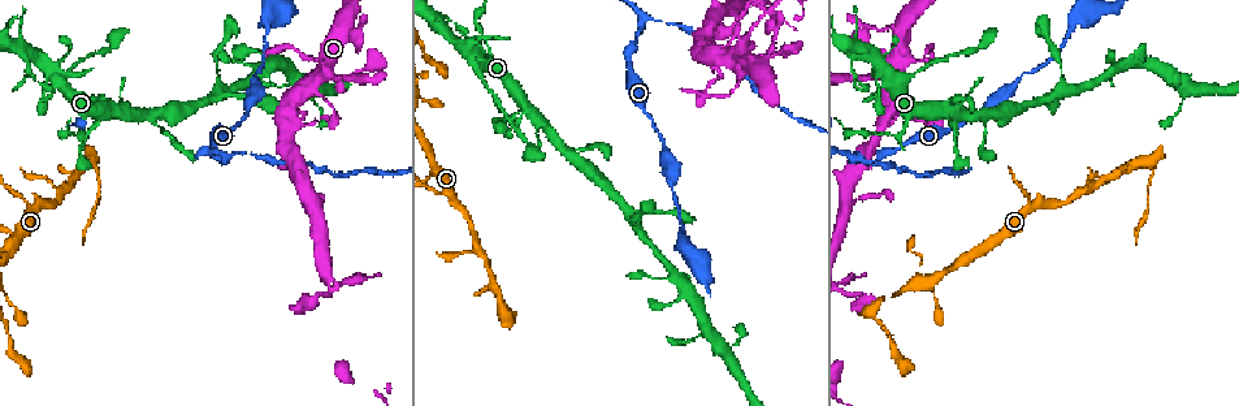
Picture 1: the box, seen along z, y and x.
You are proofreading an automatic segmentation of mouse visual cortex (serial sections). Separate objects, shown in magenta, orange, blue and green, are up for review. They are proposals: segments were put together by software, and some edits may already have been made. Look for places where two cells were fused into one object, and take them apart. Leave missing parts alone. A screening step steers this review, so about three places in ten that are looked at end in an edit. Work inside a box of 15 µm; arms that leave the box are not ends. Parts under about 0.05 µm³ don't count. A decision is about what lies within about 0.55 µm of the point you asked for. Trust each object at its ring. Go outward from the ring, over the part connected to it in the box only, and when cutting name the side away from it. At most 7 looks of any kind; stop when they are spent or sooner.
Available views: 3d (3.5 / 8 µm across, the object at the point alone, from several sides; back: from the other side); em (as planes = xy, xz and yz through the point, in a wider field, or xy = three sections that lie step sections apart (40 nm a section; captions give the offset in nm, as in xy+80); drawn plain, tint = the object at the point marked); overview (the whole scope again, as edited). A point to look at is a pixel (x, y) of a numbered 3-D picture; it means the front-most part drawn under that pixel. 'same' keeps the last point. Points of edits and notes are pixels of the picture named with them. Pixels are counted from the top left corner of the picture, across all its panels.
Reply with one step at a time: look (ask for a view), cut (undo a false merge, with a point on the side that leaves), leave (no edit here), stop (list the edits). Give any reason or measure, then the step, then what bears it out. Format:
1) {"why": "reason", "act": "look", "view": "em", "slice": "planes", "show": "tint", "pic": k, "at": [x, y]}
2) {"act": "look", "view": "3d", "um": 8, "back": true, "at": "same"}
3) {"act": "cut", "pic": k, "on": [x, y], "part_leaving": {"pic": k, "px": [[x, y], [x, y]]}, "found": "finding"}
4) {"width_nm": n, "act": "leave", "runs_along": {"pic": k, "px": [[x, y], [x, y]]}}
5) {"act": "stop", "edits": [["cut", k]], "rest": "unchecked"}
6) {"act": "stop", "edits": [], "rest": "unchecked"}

{"why": "thin arm on a thick one", "act": "look", "view": "3d", "um": 3.5, "pic": 1, "at": [732, 55]}

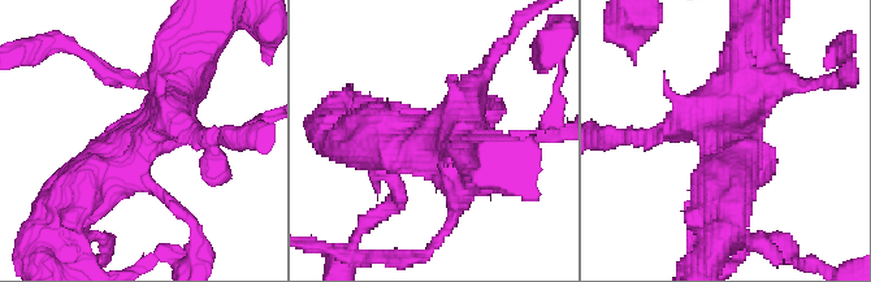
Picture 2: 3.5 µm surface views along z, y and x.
{"act": "look", "view": "em", "slice": "xy", "step": 5, "show": "tint", "pic": 2, "at": [152, 126]}

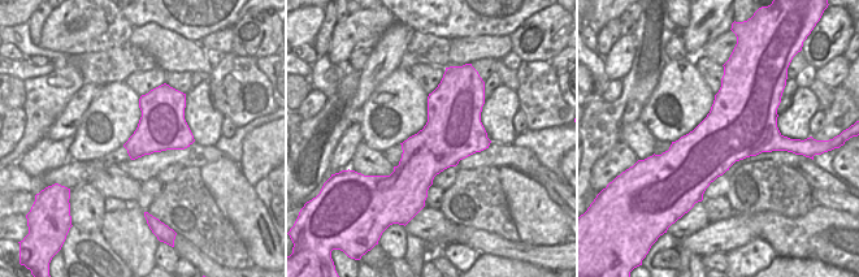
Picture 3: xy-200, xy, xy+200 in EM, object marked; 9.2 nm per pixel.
{"why": "cut it another way", "act": "look", "view": "em", "slice": "xy", "step": 1, "show": "tint", "at": "same"}

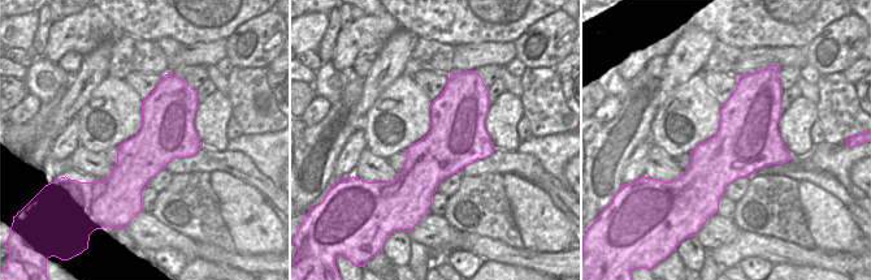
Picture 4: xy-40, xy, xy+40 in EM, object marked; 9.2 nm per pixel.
{"act": "leave", "runs_along": {"pic": 2, "px": [[194, 48], [169, 112], [105, 168]]}, "found": "all the same cell"}

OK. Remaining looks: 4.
{"why": "three-way junction", "act": "look", "view": "3d", "um": 3.5, "back": true, "pic": 1, "at": [228, 160]}

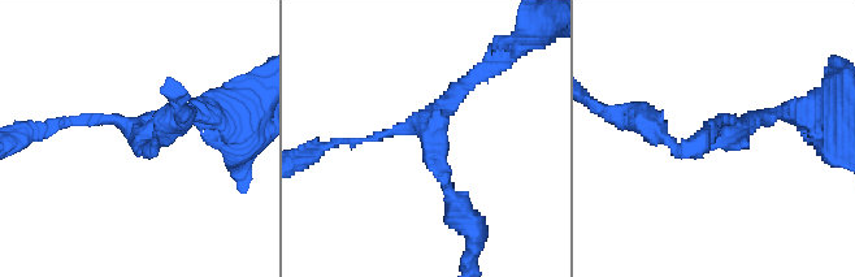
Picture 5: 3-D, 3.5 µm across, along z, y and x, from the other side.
{"why": "now the EM", "act": "look", "view": "em", "slice": "xy", "step": 5, "show": "tint", "pic": 5, "at": [138, 133]}

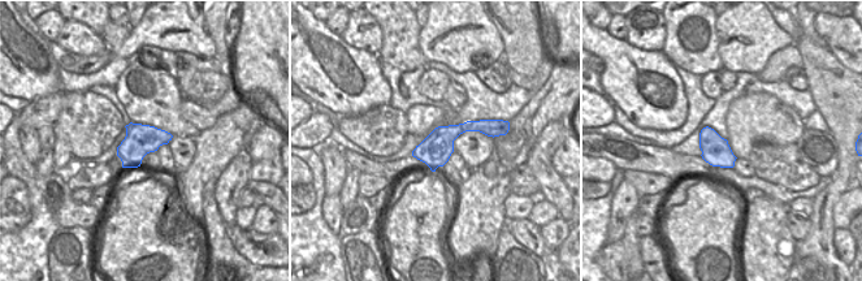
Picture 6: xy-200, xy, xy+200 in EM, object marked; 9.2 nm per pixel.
{"act": "leave", "runs_along": {"pic": 5, "px": [[458, 203], [421, 126], [354, 143]]}, "found": "one cell here"}

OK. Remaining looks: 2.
{"why": "arms part here", "act": "look", "view": "3d", "um": 3.5, "pic": 1, "at": [60, 192]}

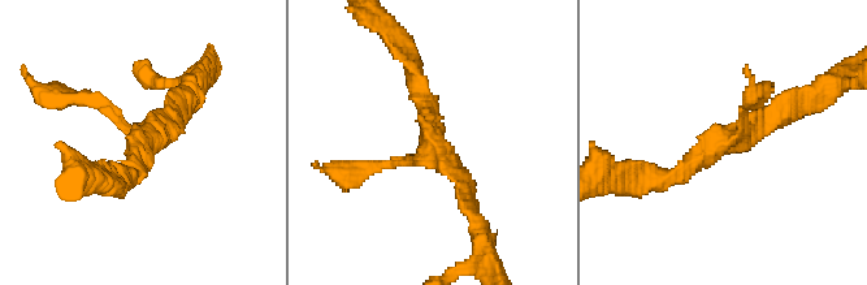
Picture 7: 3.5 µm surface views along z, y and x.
{"act": "look", "view": "em", "slice": "xy", "step": 1, "show": "tint", "pic": 7, "at": [731, 134]}

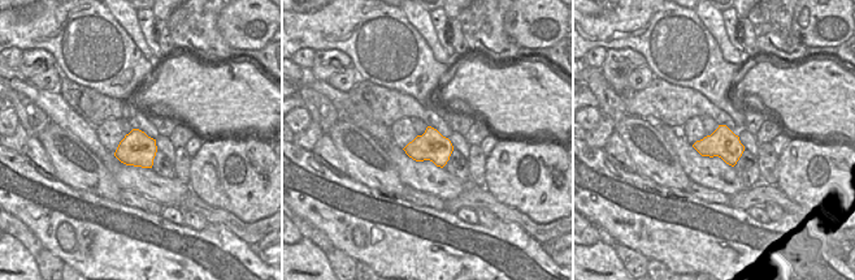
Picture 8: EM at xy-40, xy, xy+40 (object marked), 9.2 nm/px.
{"act": "leave", "found": "one cell here"}

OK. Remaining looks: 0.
{"act": "stop", "edits": [], "rest": "unchecked"}

